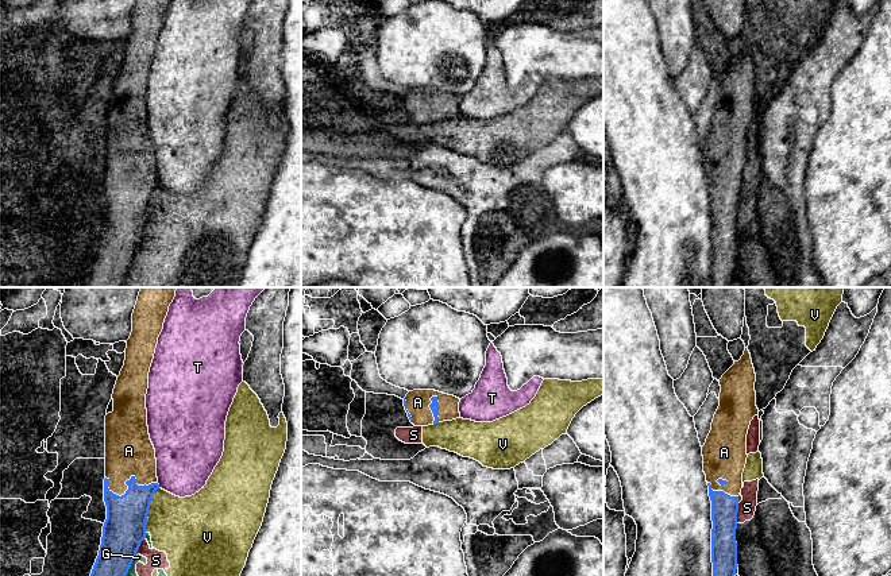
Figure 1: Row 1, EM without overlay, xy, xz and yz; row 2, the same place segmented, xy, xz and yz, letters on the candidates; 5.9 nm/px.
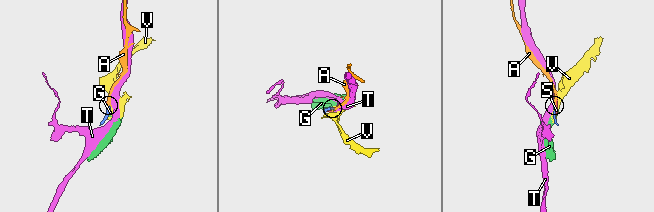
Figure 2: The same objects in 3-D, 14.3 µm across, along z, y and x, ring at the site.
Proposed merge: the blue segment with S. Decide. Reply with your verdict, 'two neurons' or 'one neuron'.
two neurons

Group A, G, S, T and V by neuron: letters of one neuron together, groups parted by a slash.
A / G S V / T

